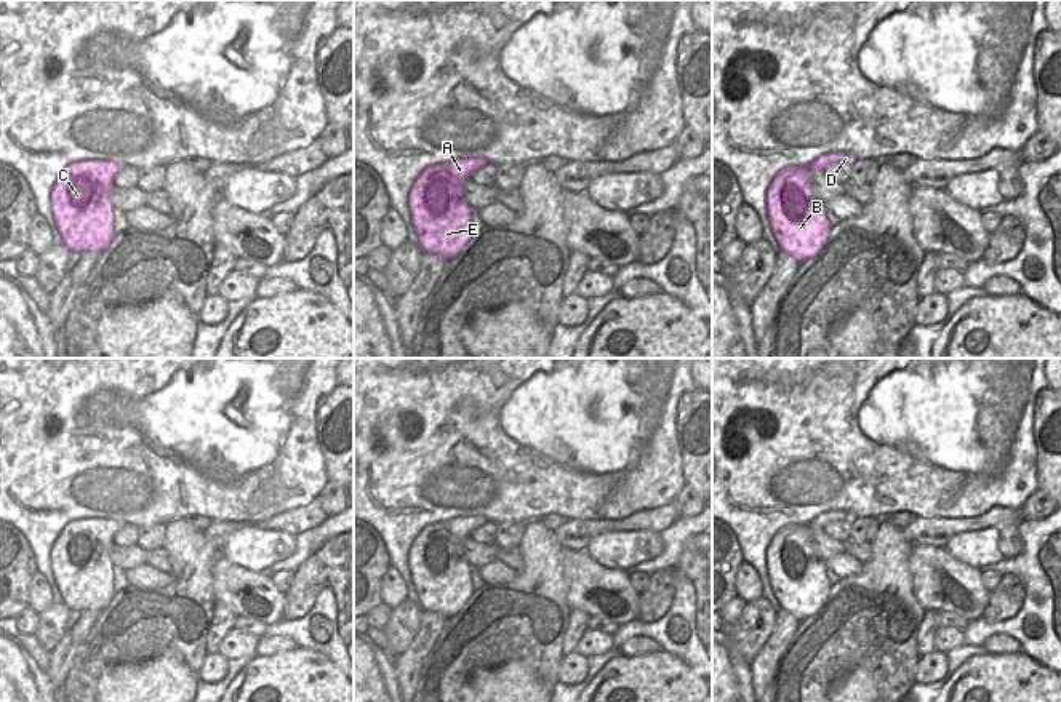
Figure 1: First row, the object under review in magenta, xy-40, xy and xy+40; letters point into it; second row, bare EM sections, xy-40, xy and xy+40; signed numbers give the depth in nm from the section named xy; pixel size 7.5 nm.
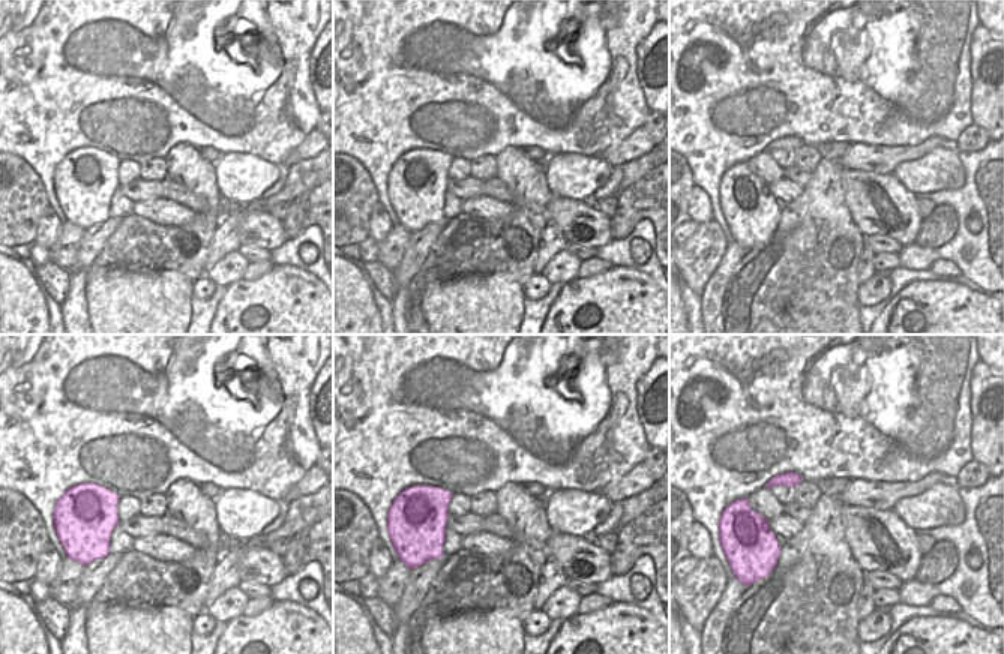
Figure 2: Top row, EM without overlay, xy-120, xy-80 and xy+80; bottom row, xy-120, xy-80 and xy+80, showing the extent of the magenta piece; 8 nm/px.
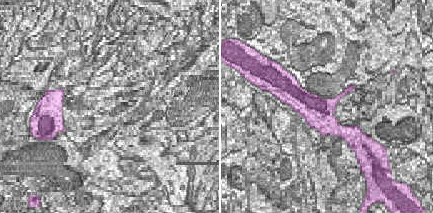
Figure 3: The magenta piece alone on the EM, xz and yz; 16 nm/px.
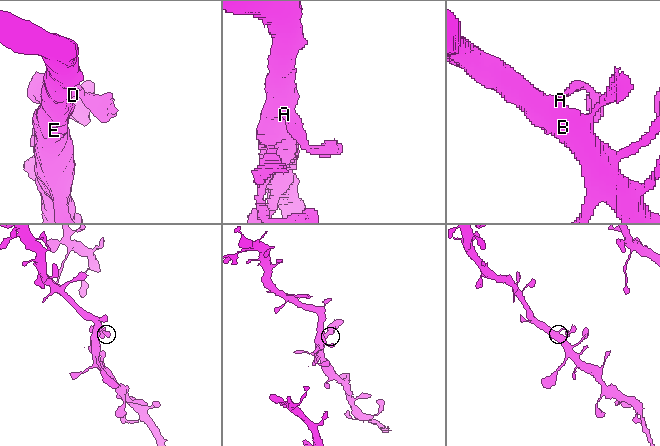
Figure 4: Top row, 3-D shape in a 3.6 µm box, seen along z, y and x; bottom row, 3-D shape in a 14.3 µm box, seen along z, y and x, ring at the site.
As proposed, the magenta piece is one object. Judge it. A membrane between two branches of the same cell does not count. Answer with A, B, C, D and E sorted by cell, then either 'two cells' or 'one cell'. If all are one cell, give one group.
groups A B C D E; one cell

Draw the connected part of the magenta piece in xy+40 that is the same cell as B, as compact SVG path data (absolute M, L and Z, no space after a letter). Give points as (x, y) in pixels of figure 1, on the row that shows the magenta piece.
M843 152L818 157L810 165L779 171L765 192L770 229L783 253L799 264L818 256L832 227L826 217L826 205L808 185L808 170L824 171L832 163L850 163Z

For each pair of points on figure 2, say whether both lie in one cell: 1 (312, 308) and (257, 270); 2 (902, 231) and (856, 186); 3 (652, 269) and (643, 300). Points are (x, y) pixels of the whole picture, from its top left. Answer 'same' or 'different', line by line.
1: different
2: same
3: different

